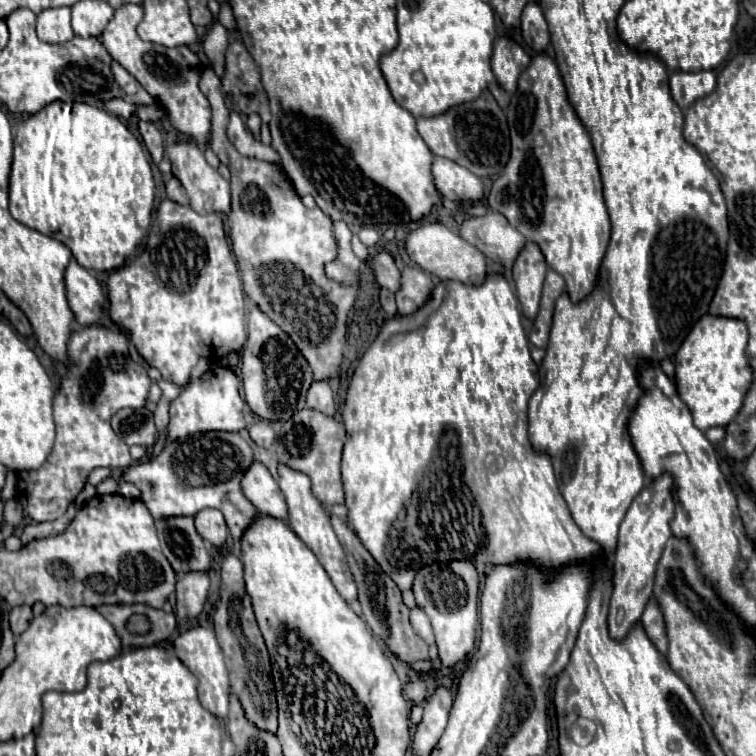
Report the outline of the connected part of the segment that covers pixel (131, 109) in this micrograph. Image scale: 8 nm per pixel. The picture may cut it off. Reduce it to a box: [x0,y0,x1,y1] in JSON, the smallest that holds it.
[104,100,138,120]

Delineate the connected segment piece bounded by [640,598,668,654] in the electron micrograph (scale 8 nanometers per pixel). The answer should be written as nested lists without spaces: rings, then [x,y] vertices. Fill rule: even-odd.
[[[650,598],[642,618],[640,618],[640,624],[644,626],[650,642],[656,646],[656,650],[660,654],[666,654],[668,650],[668,640],[666,640],[666,630],[664,630],[664,618],[662,618],[662,612],[660,608],[656,606],[654,598]]]

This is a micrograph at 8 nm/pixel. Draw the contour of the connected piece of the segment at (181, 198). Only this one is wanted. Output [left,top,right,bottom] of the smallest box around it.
[166,178,188,204]

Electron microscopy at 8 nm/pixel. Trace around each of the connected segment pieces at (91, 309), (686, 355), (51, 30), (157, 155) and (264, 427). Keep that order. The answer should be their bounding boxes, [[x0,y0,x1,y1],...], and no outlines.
[[64,258,104,326],[674,314,754,432],[36,6,74,44],[140,122,164,164],[248,420,276,448]]

